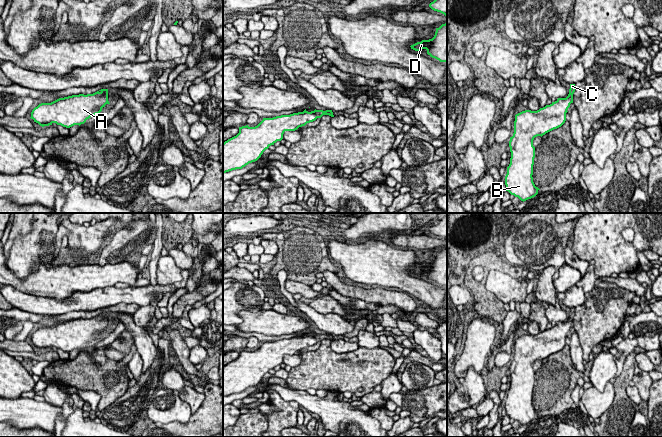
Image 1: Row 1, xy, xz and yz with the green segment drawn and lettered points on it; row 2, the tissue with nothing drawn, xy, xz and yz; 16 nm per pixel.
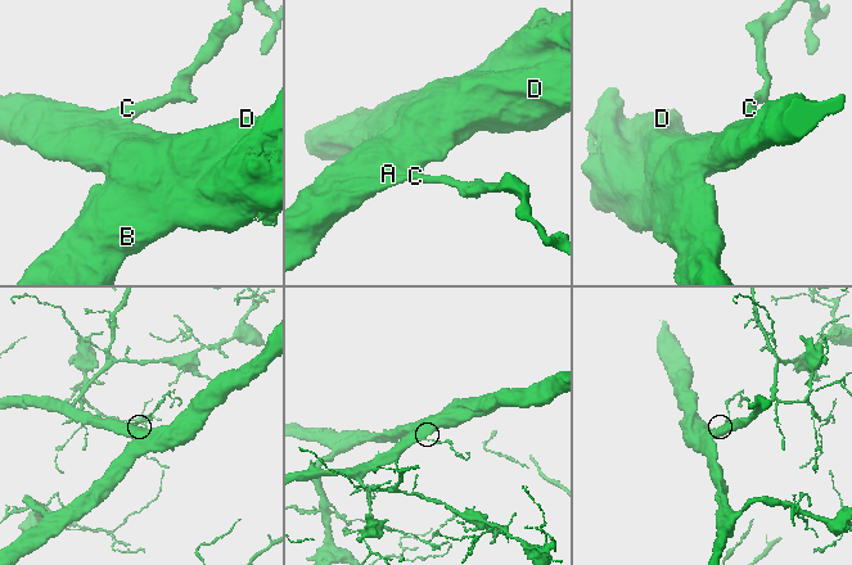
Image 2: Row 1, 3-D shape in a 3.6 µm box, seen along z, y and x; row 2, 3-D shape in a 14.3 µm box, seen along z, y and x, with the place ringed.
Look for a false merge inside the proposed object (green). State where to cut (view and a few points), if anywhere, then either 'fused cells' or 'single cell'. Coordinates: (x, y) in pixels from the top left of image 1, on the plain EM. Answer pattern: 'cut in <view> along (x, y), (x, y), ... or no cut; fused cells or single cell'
no cut; single cell

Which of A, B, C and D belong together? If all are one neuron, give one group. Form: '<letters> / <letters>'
A B C D

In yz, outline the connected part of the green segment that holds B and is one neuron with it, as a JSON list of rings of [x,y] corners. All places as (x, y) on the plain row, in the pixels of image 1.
[[[570,308],[566,322],[558,322],[537,335],[525,334],[515,339],[514,357],[509,365],[511,382],[505,409],[506,415],[523,426],[535,421],[540,414],[535,410],[532,401],[535,382],[533,364],[565,347],[574,316],[575,308]]]

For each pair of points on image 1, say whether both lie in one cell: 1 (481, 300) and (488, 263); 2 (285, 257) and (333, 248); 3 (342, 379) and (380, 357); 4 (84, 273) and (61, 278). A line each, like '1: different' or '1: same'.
1: same
2: different
3: same
4: same

